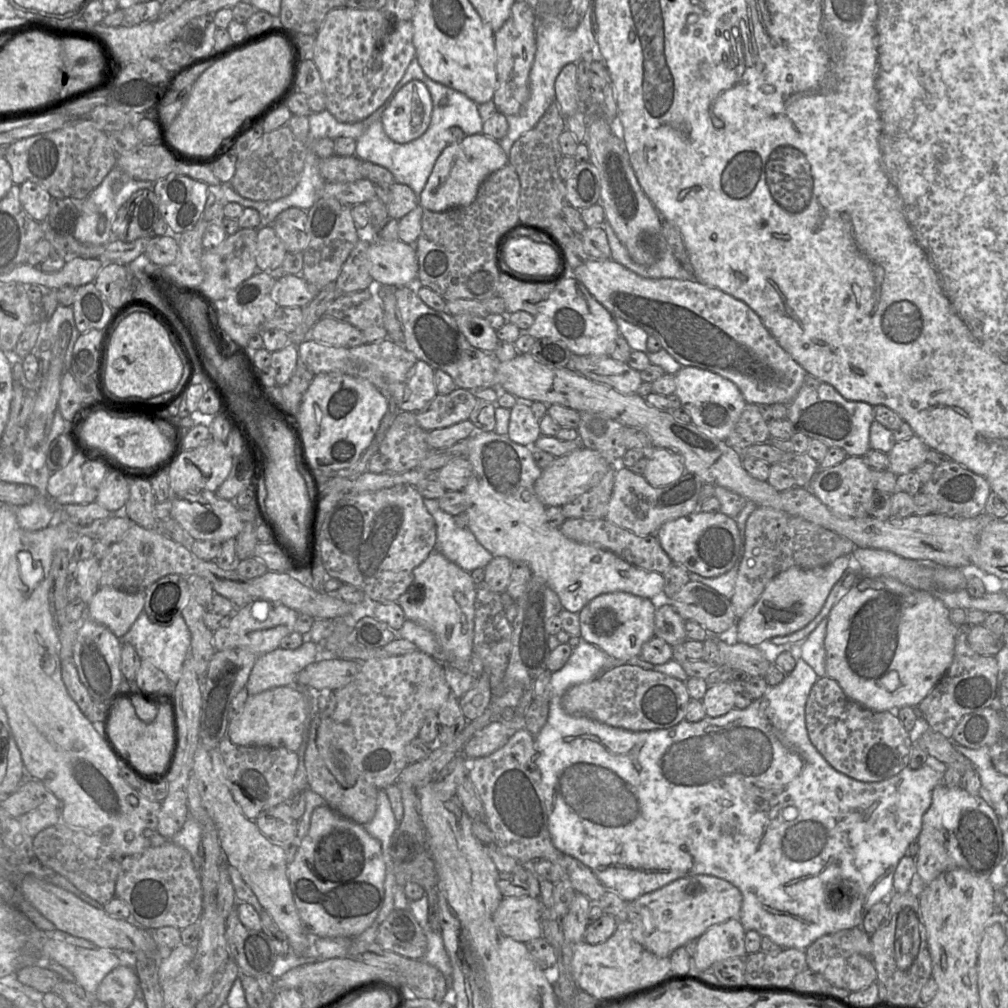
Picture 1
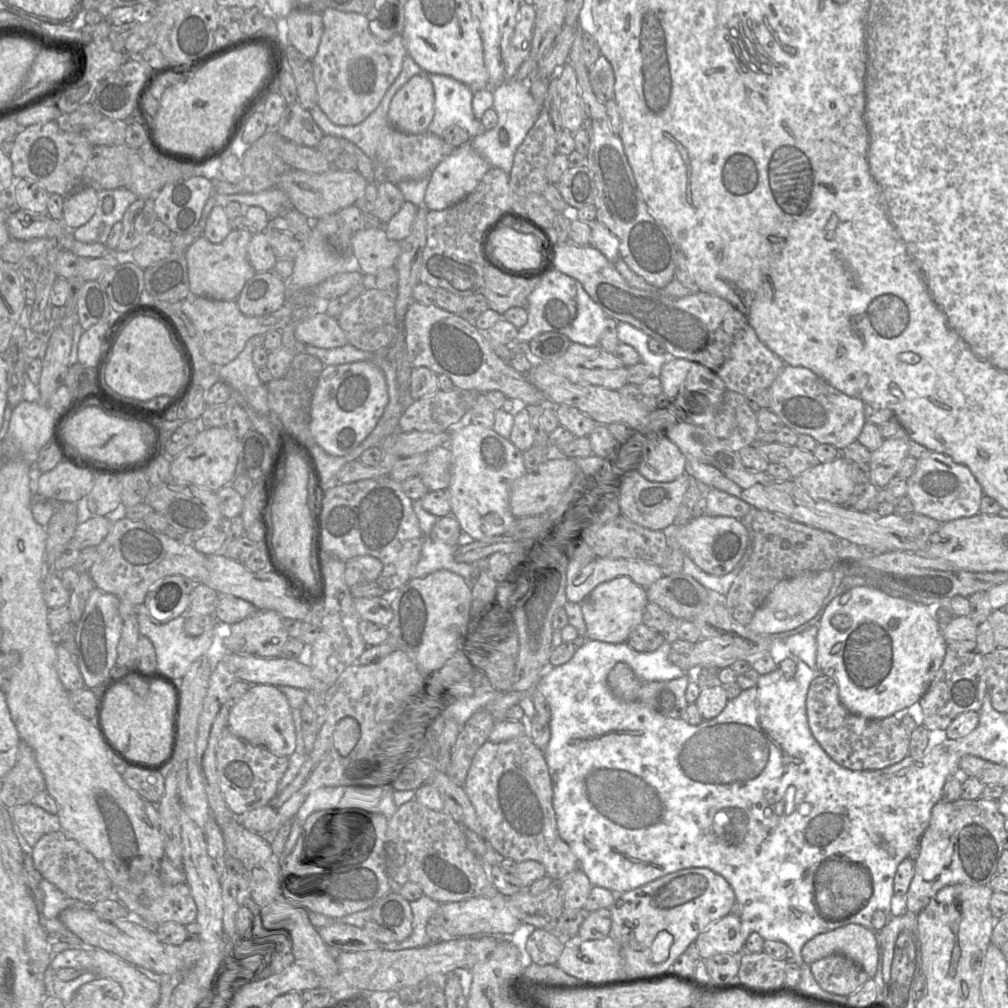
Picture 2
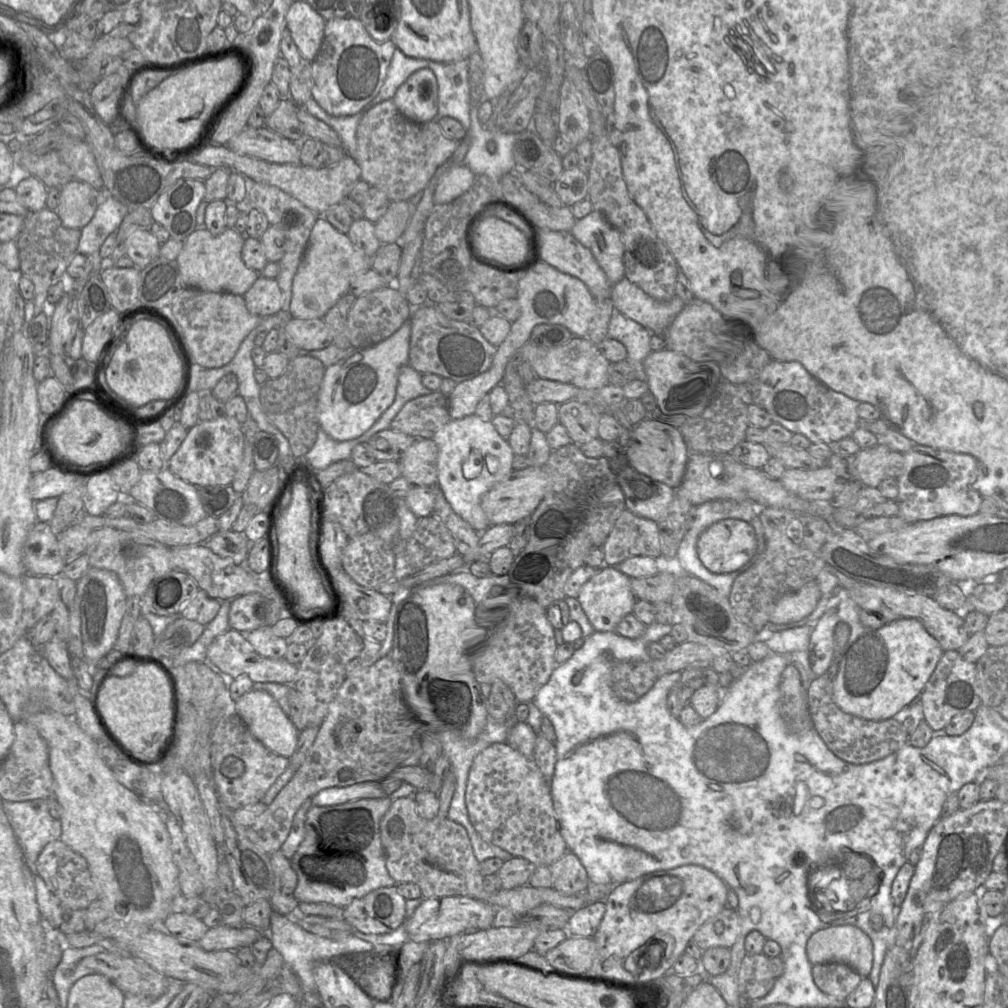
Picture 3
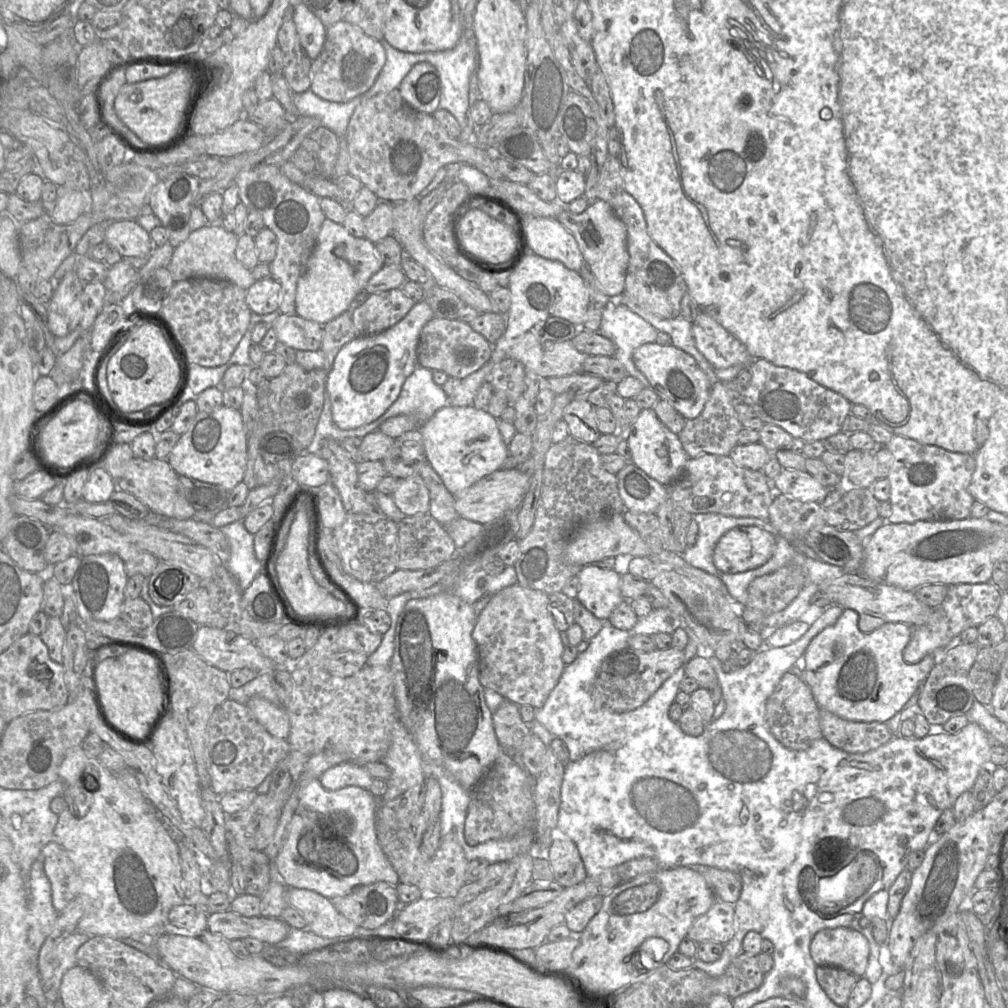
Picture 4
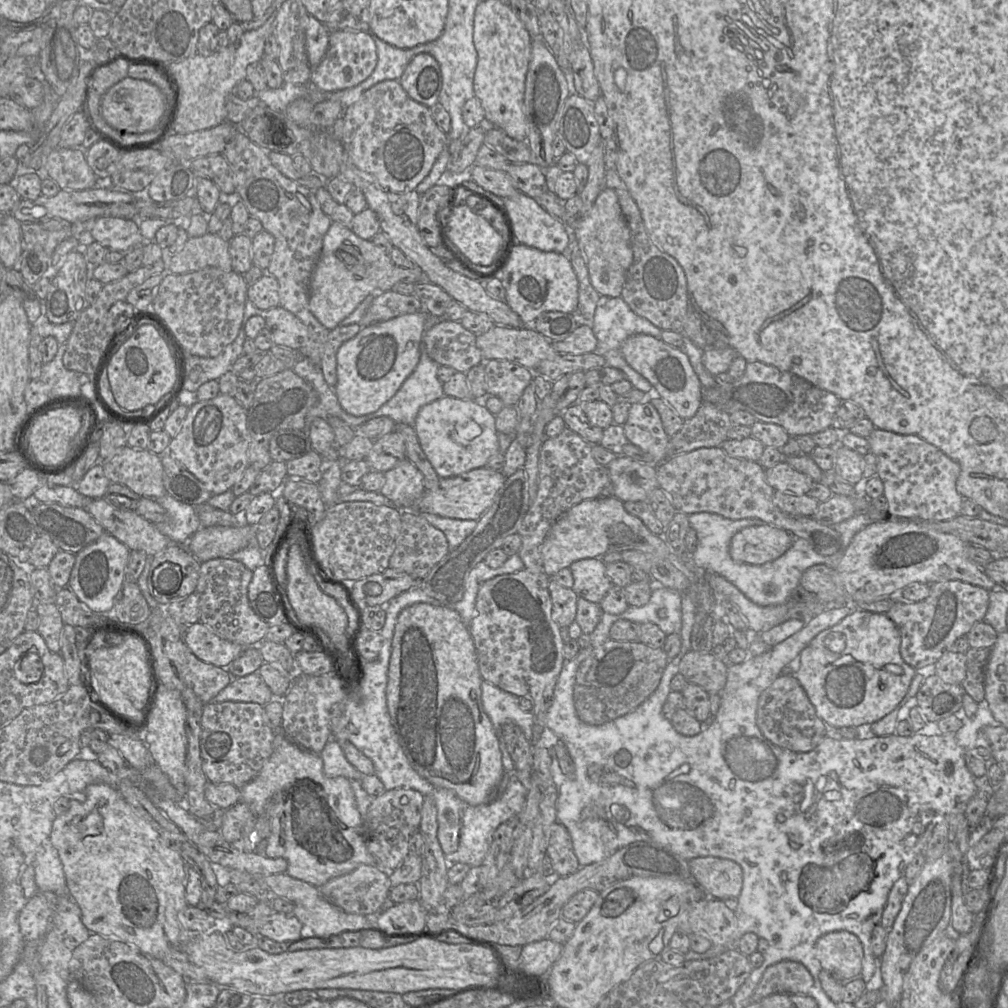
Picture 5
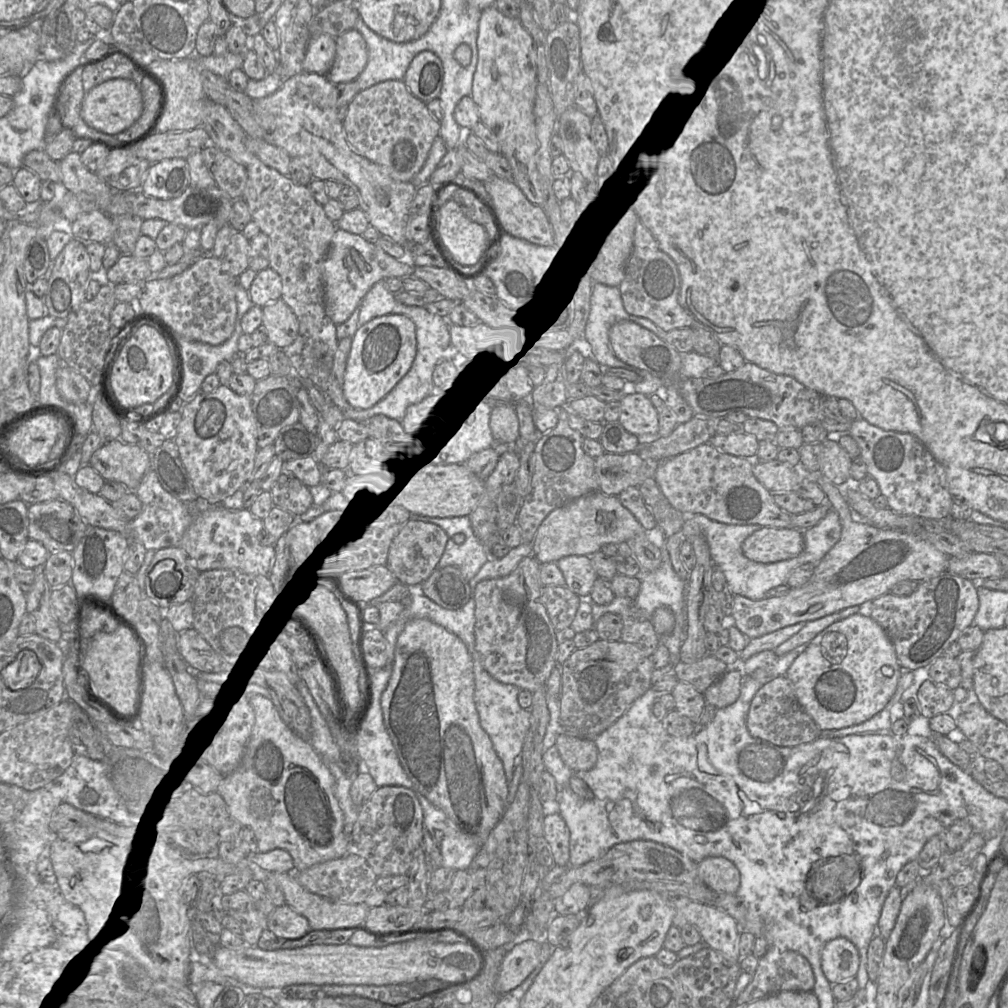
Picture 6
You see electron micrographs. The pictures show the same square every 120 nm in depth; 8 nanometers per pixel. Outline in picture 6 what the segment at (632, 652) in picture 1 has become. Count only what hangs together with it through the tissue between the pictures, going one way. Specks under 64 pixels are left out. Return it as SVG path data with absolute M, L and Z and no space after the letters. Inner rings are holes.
M567 556L558 562L566 587L582 599L588 599L598 575L590 556Z

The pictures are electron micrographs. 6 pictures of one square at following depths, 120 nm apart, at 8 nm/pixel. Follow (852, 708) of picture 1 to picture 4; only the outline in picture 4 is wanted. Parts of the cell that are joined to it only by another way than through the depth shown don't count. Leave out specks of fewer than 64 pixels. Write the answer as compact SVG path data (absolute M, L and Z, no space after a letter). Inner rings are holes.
M824 709L819 711L819 721L822 738L850 754L875 750L895 736L884 722L850 721Z

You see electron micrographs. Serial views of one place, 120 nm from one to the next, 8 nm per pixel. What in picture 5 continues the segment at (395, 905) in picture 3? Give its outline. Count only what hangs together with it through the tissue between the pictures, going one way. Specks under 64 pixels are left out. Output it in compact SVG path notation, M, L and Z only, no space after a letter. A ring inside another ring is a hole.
M360 865L317 888L330 903L347 913L378 915L392 887L388 873L376 866Z

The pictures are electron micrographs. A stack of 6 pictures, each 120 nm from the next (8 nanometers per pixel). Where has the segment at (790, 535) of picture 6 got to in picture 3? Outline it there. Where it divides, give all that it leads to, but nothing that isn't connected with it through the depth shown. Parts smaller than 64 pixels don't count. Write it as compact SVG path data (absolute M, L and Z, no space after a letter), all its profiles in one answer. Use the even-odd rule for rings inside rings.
M726 519L714 523L699 537L700 561L711 572L729 574L739 570L757 549L755 530L749 522Z

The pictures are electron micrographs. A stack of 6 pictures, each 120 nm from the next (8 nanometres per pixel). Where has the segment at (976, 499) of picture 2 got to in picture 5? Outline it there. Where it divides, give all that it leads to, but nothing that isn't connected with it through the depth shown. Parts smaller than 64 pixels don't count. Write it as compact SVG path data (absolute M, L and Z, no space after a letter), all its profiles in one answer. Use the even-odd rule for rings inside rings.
M874 429L867 437L869 452L877 459L877 475L883 482L884 493L888 501L888 517L920 521L945 521L960 515L963 497L956 489L960 475L960 465L928 441L915 436L903 435L883 429Z

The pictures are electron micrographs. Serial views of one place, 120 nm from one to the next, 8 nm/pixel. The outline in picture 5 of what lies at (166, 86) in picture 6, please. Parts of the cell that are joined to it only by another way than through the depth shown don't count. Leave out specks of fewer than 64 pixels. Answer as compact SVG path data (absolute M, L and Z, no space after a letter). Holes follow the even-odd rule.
M276 12L260 28L245 31L238 41L211 55L195 53L171 63L157 60L159 68L171 81L174 91L174 105L167 123L167 132L186 134L215 127L227 120L227 96L241 80L246 79L247 67L260 62L264 57L265 40L274 33L275 21Z

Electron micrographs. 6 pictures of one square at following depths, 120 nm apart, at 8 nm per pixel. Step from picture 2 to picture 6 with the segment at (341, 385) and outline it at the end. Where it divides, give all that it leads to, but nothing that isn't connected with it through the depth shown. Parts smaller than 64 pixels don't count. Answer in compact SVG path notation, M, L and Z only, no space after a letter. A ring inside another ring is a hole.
M405 315L379 316L358 328L347 358L343 393L353 408L367 409L383 399L407 374L417 354L416 325Z

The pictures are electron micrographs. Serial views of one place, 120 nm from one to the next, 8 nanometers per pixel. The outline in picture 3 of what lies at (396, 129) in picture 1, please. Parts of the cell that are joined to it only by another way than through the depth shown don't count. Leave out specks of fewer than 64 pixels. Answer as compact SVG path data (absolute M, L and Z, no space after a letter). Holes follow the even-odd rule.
M420 69L408 77L392 98L399 112L415 123L437 118L438 83L430 69Z

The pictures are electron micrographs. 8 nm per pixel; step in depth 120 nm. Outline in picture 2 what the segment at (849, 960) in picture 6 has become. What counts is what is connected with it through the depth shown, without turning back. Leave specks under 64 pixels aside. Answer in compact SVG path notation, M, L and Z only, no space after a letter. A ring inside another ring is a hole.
M850 924L816 935L801 951L801 956L808 965L833 954L842 954L851 959L869 978L873 978L877 972L877 939L872 931L861 925Z

